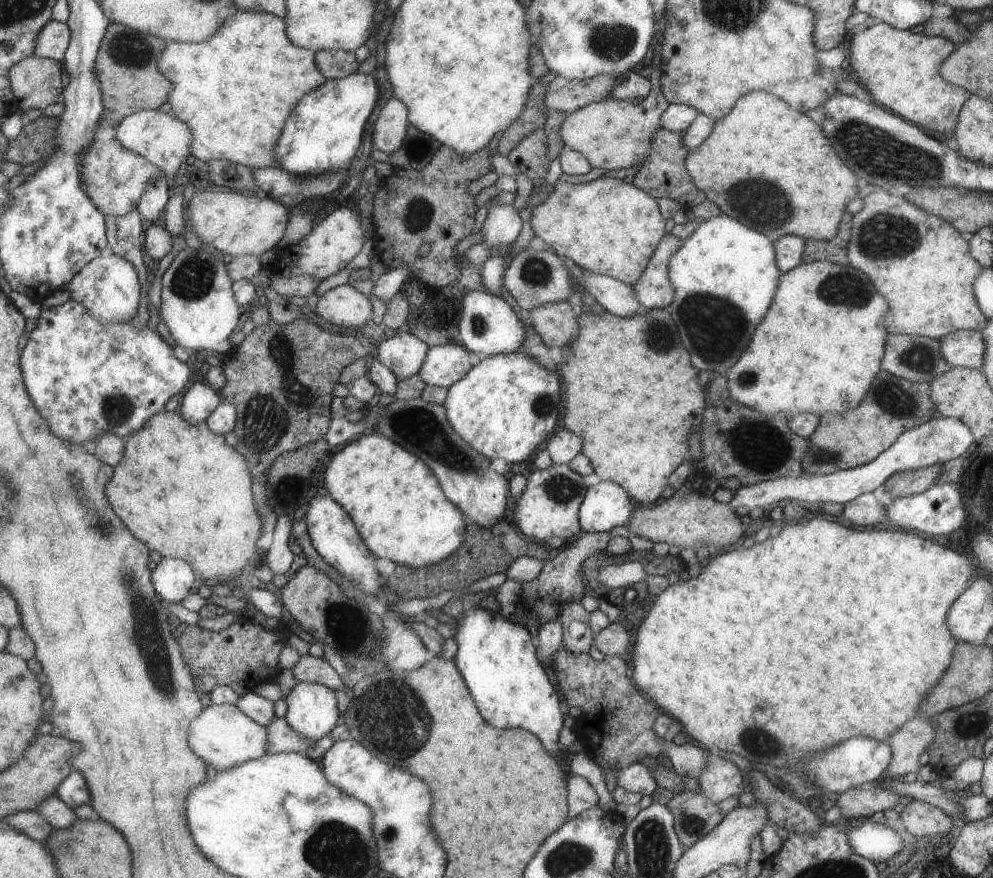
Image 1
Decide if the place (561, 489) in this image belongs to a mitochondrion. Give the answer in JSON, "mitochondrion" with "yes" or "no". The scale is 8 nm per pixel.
{"mitochondrion":"yes"}

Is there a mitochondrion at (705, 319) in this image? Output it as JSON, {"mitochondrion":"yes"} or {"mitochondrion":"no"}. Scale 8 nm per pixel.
{"mitochondrion":"yes"}

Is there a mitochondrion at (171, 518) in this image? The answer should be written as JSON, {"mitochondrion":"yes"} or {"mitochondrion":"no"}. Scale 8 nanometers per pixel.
{"mitochondrion":"no"}

